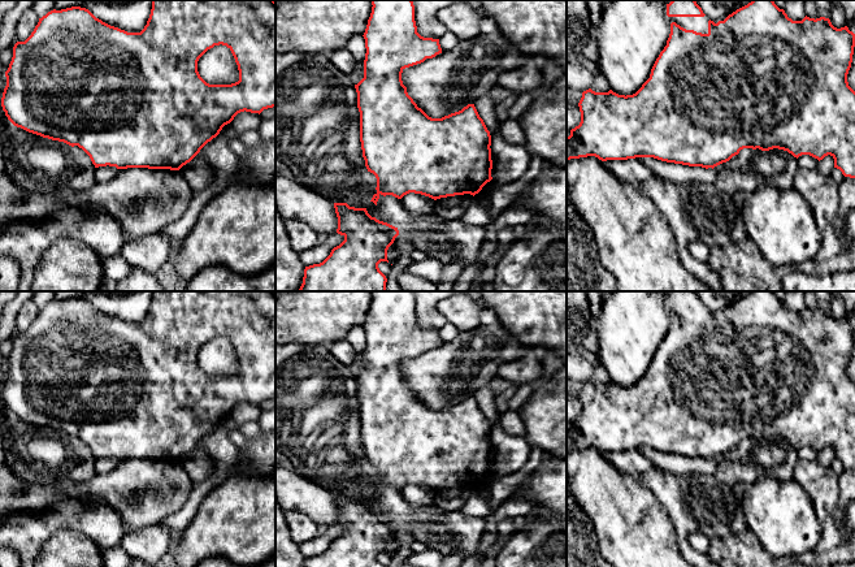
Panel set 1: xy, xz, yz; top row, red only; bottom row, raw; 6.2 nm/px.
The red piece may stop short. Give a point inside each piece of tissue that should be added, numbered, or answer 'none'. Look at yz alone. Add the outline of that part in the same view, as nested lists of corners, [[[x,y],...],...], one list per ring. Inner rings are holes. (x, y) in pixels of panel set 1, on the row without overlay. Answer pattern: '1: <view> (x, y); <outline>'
1: yz (698, 315); [[[667,307],[668,308],[668,307]],[[707,307],[704,308],[668,308],[669,313],[676,313],[686,321],[694,321],[696,324],[708,325],[708,312]]]

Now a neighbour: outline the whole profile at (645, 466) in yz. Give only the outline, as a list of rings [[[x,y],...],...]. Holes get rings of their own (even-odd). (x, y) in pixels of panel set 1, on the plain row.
[[[635,450],[607,451],[604,458],[620,472],[635,477],[639,473],[650,472],[655,464]]]

